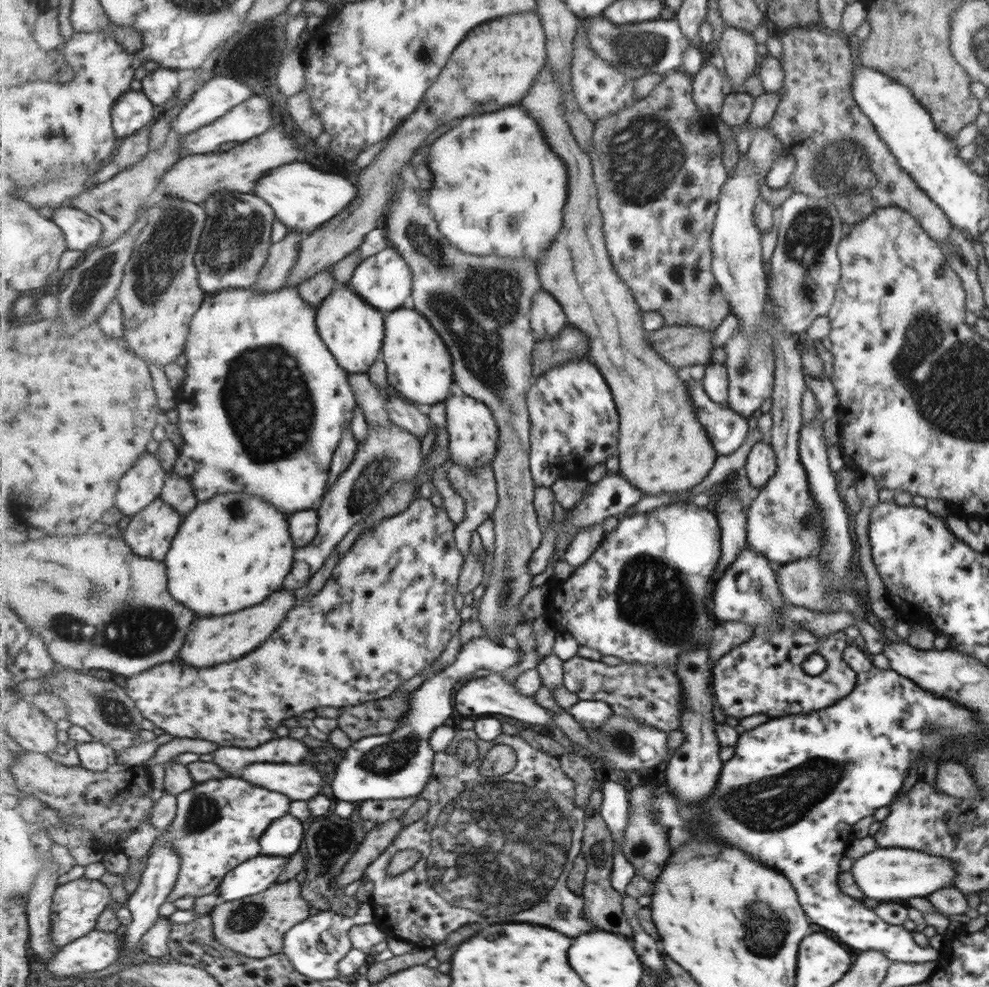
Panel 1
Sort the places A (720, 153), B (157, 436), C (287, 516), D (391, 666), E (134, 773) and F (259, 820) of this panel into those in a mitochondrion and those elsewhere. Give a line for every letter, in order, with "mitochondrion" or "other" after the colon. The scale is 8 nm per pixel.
A: other
B: other
C: other
D: other
E: other
F: other

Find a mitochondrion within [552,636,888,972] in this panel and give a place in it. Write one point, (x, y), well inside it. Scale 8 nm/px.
(775, 803)

